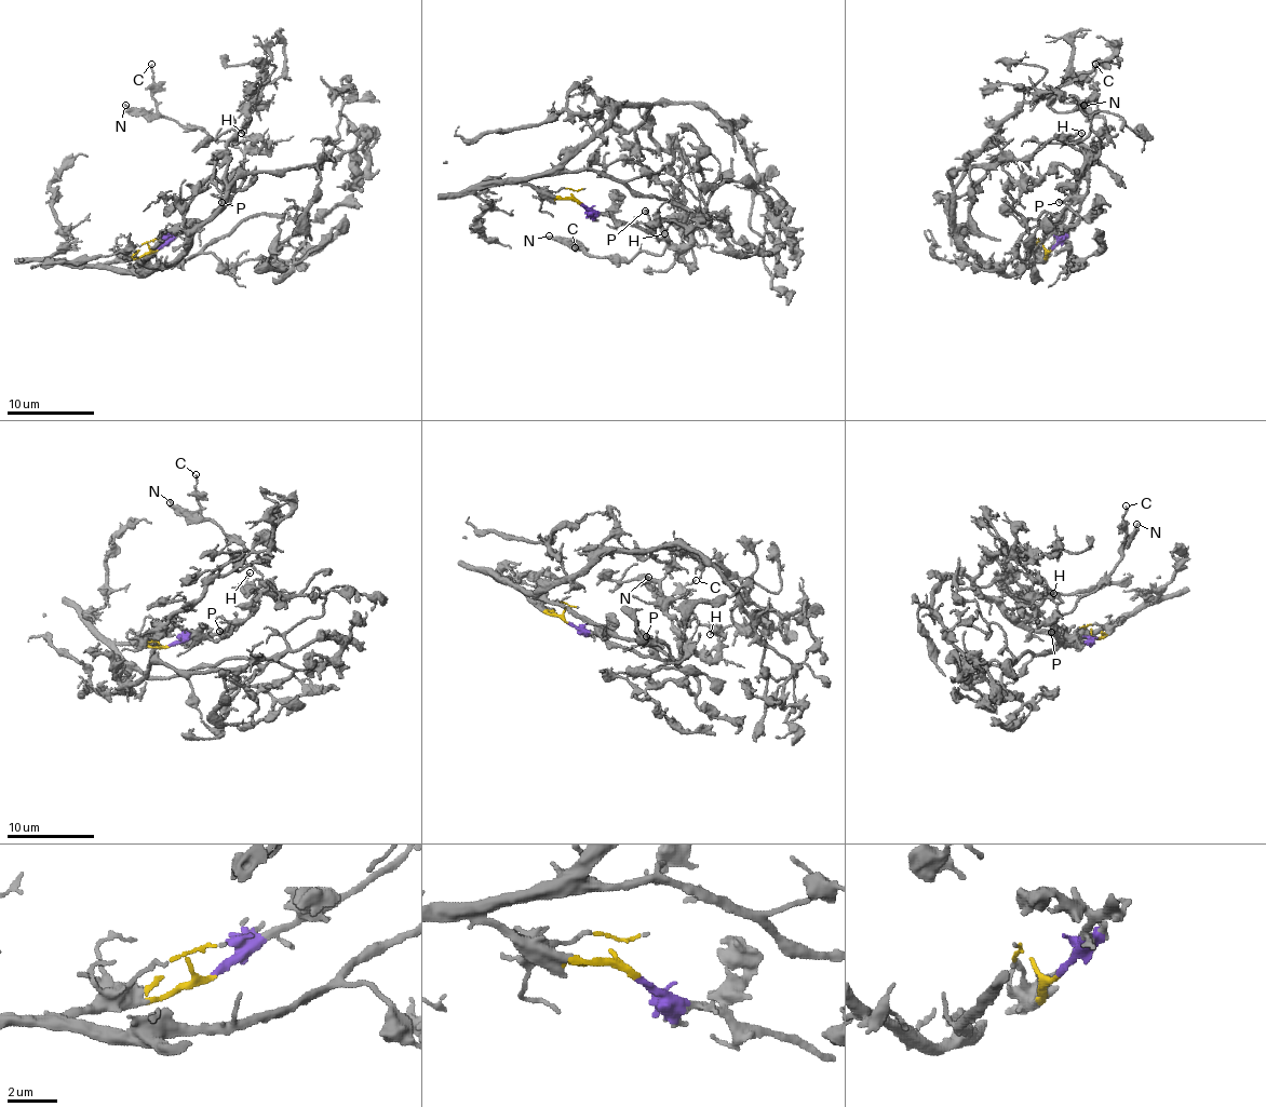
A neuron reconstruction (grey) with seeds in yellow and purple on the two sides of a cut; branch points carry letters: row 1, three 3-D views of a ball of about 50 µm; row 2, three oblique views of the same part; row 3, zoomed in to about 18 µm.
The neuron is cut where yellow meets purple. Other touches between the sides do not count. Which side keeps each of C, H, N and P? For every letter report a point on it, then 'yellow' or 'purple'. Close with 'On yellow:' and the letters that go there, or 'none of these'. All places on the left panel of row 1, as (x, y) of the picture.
C: (151, 64) | purple
H: (241, 133) | purple
N: (125, 105) | purple
P: (221, 202) | purple
On yellow: none of these

